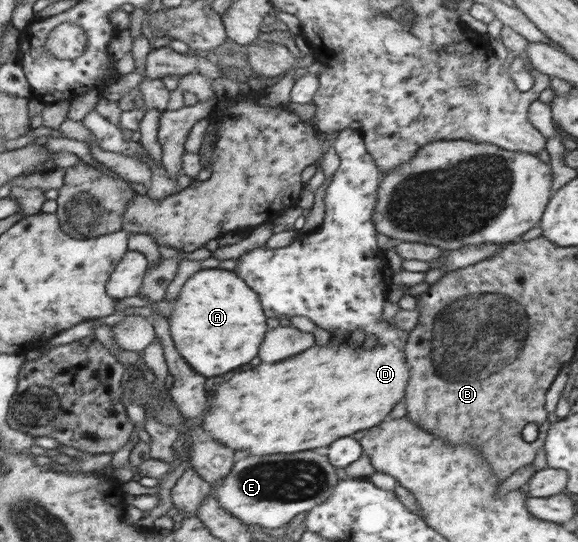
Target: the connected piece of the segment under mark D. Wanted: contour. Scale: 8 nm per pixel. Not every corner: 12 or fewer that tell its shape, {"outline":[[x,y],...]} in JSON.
{"outline":[[311,346],[233,374],[200,425],[235,459],[331,445],[404,398],[404,350]]}

